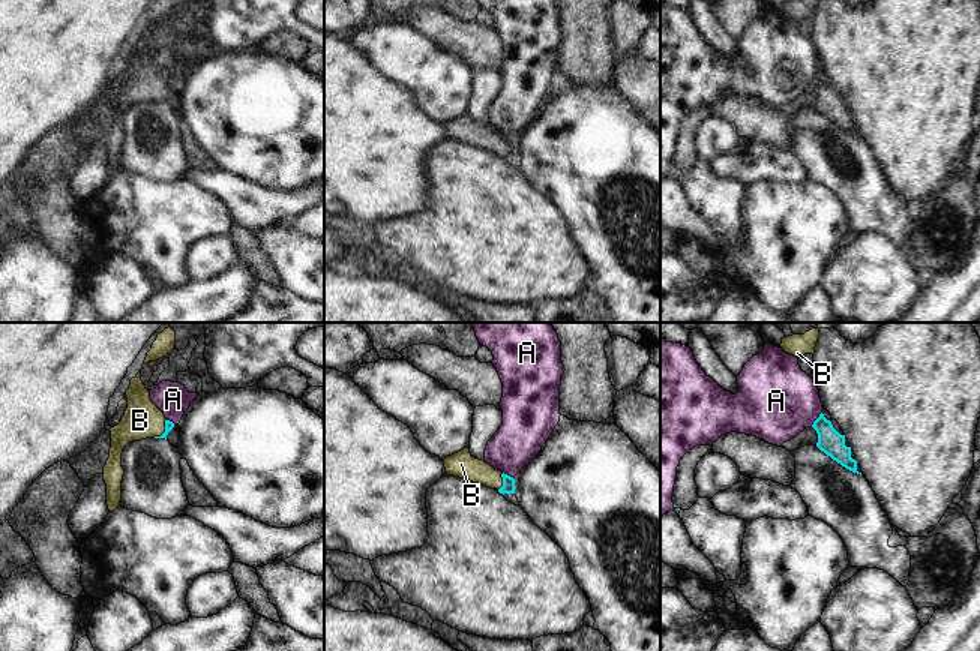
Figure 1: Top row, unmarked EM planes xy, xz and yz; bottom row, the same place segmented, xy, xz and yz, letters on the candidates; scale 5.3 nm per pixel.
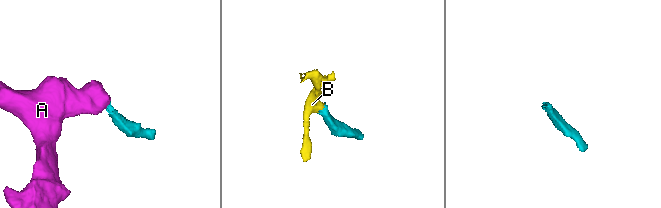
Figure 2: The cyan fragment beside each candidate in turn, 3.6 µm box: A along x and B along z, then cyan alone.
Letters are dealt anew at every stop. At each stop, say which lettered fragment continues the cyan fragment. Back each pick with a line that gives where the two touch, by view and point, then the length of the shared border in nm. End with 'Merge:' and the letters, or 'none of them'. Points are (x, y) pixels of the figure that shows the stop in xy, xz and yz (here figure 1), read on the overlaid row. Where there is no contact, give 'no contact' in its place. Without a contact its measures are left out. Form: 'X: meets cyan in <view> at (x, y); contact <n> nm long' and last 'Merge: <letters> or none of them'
B: meets cyan in xz at (503, 482); contact 100 nm long
Merge: B

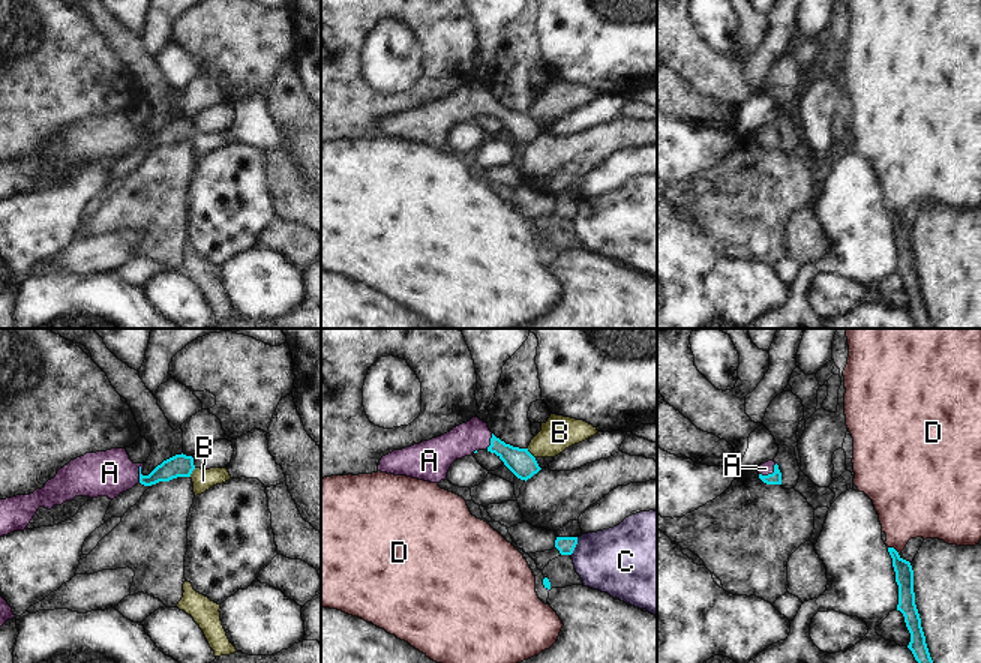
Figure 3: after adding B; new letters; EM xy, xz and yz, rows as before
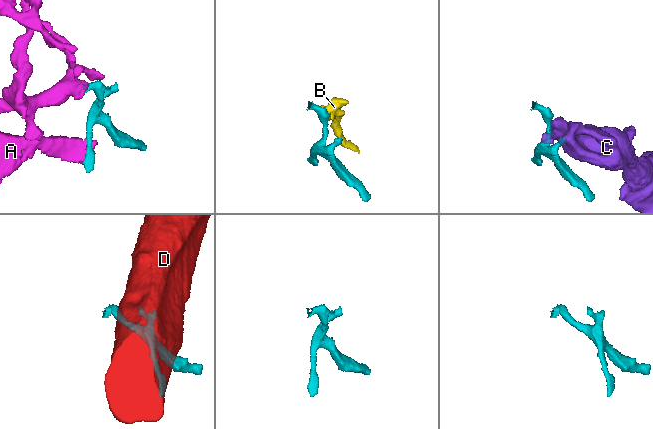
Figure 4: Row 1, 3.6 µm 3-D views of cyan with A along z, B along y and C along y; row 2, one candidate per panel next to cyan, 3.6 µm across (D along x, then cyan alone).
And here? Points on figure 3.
A: meets cyan in xy at (140, 474); contact 100 nm long
Merge: A

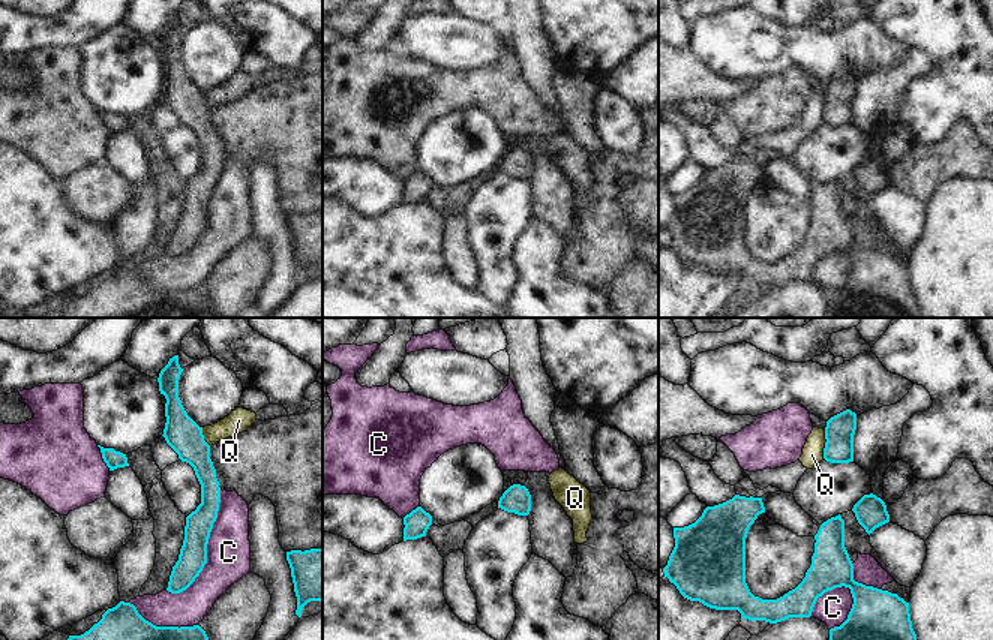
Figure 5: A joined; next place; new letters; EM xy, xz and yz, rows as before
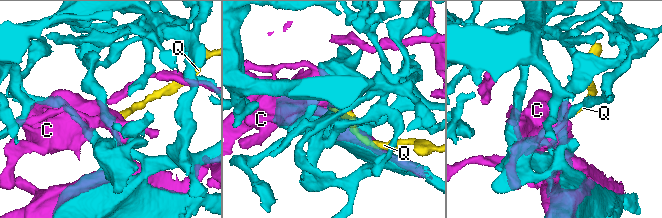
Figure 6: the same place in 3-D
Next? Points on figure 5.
Merge: none of them

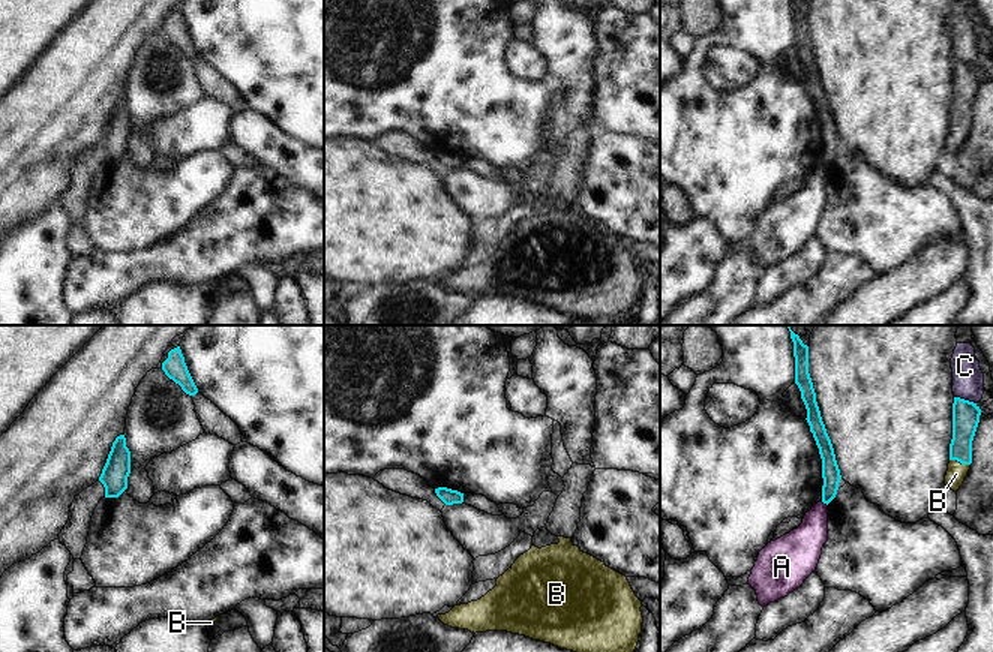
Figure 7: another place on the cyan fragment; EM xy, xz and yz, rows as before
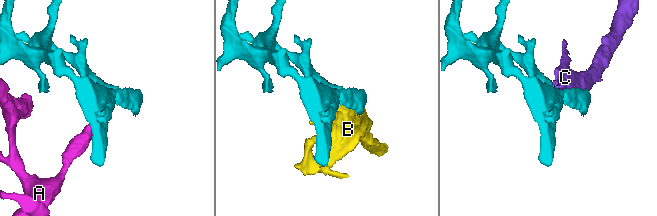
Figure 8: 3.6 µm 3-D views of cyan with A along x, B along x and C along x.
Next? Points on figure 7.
B: meets cyan in yz at (960, 462); contact 120 nm long
Merge: B

